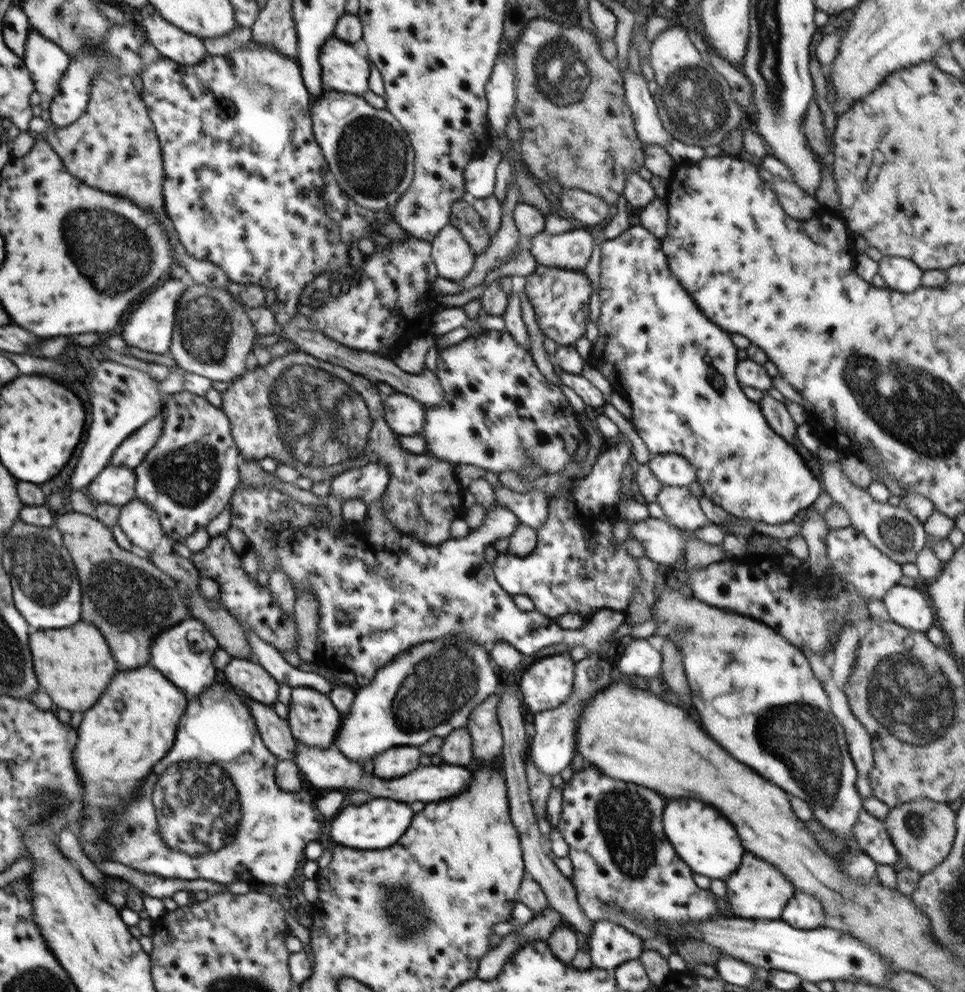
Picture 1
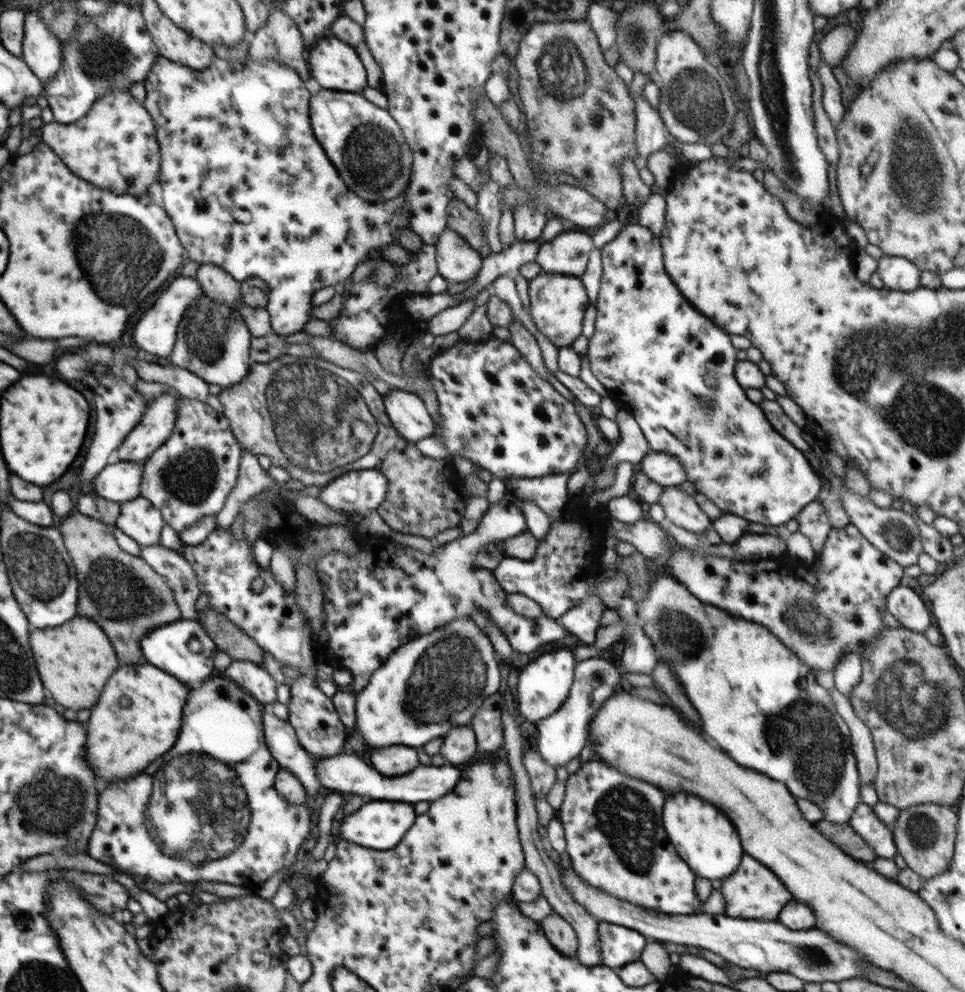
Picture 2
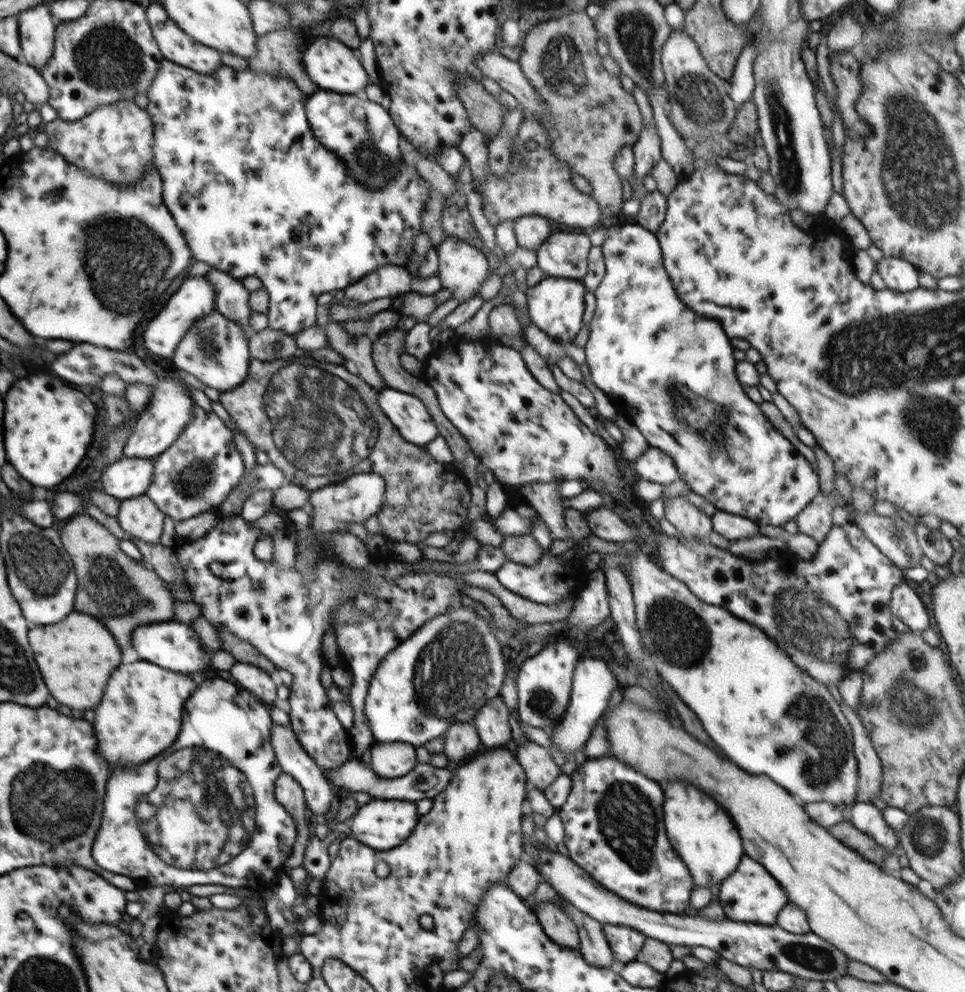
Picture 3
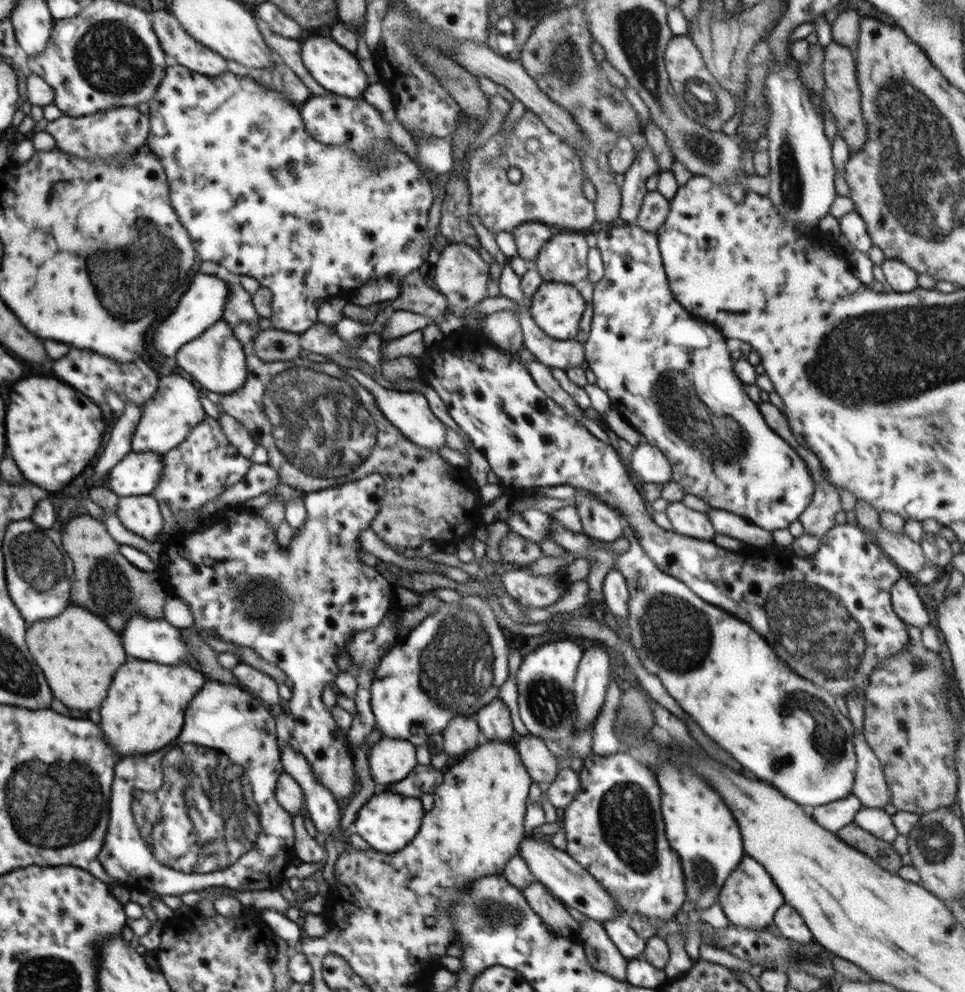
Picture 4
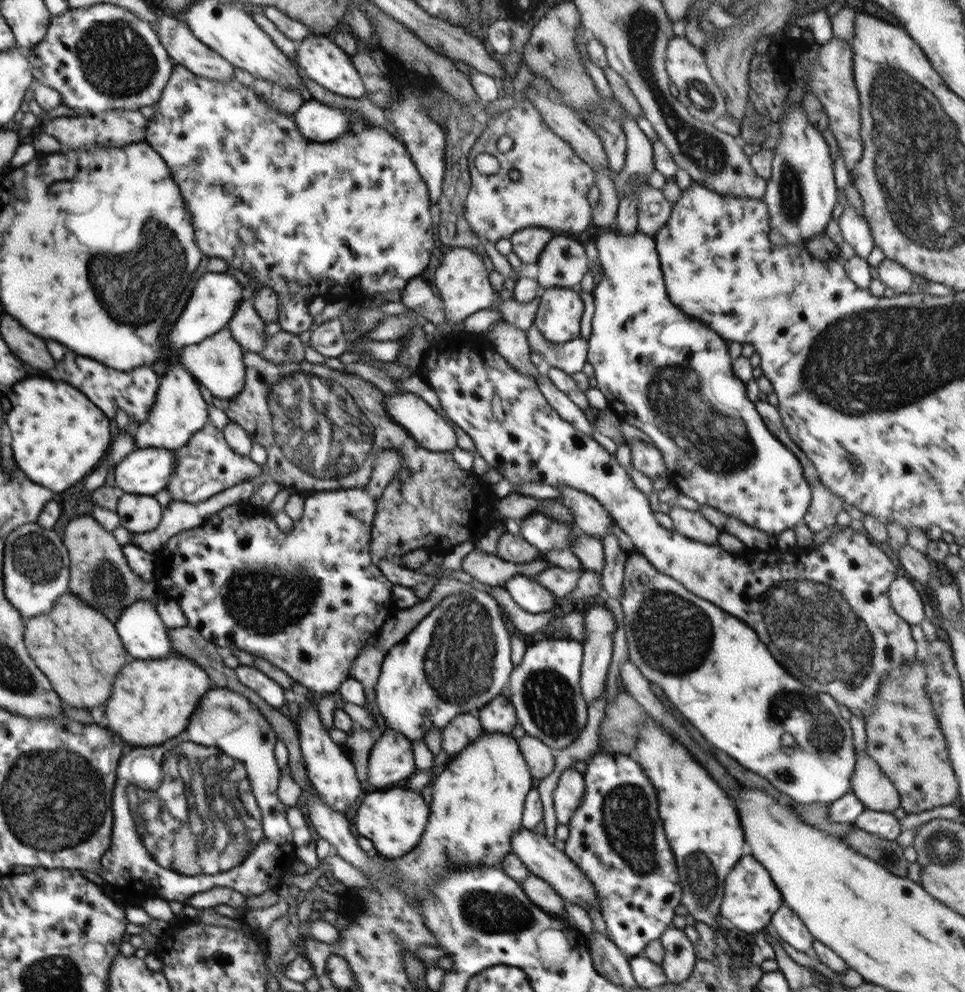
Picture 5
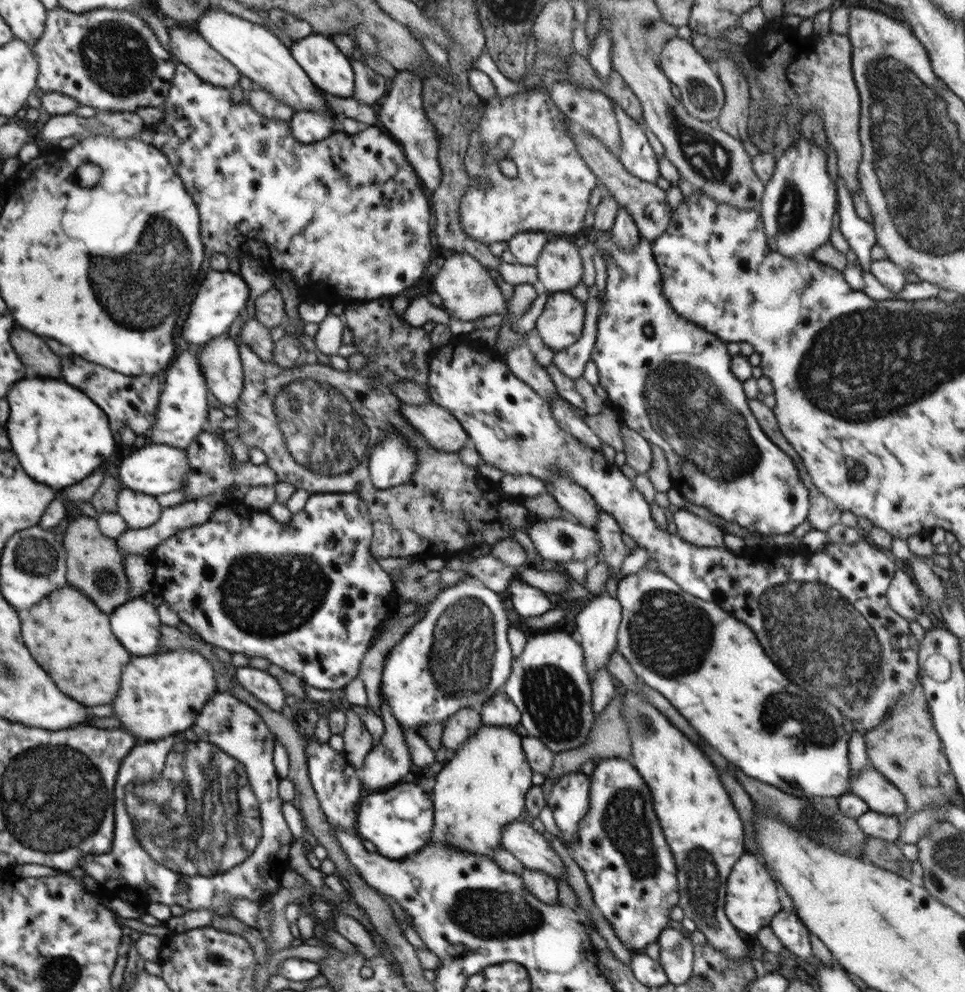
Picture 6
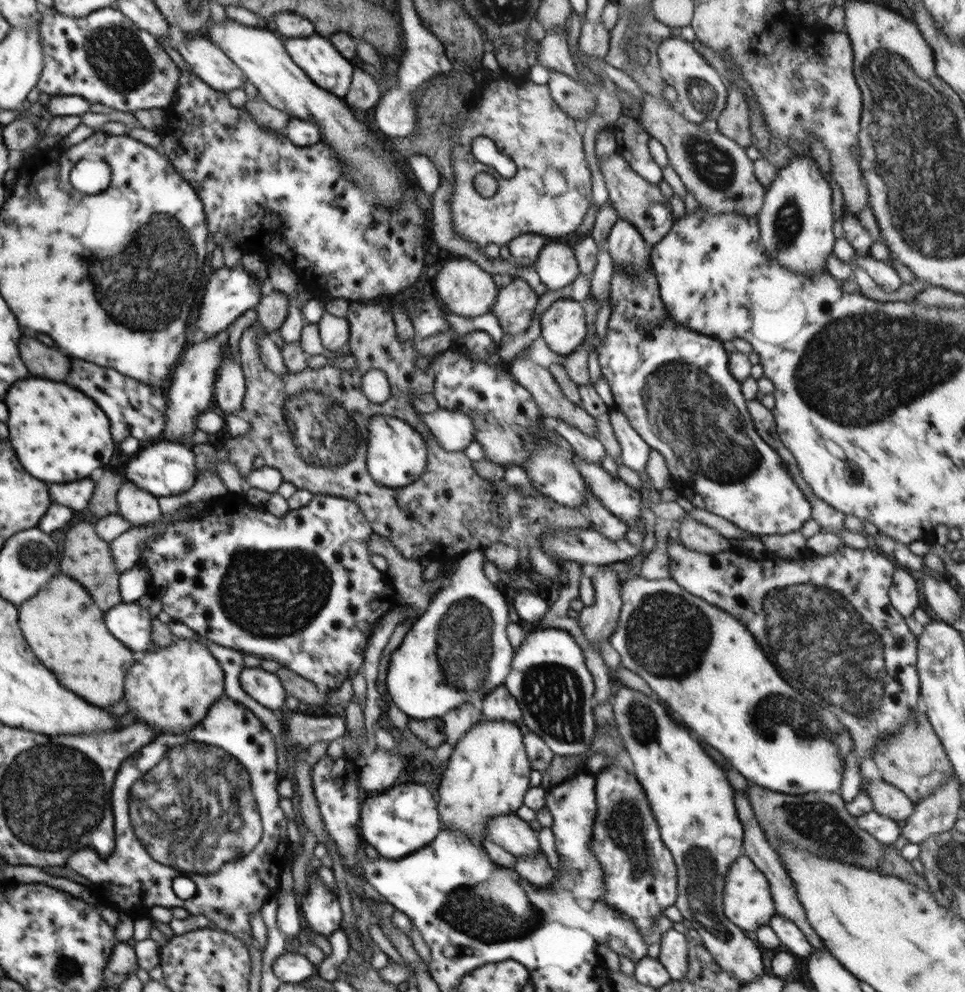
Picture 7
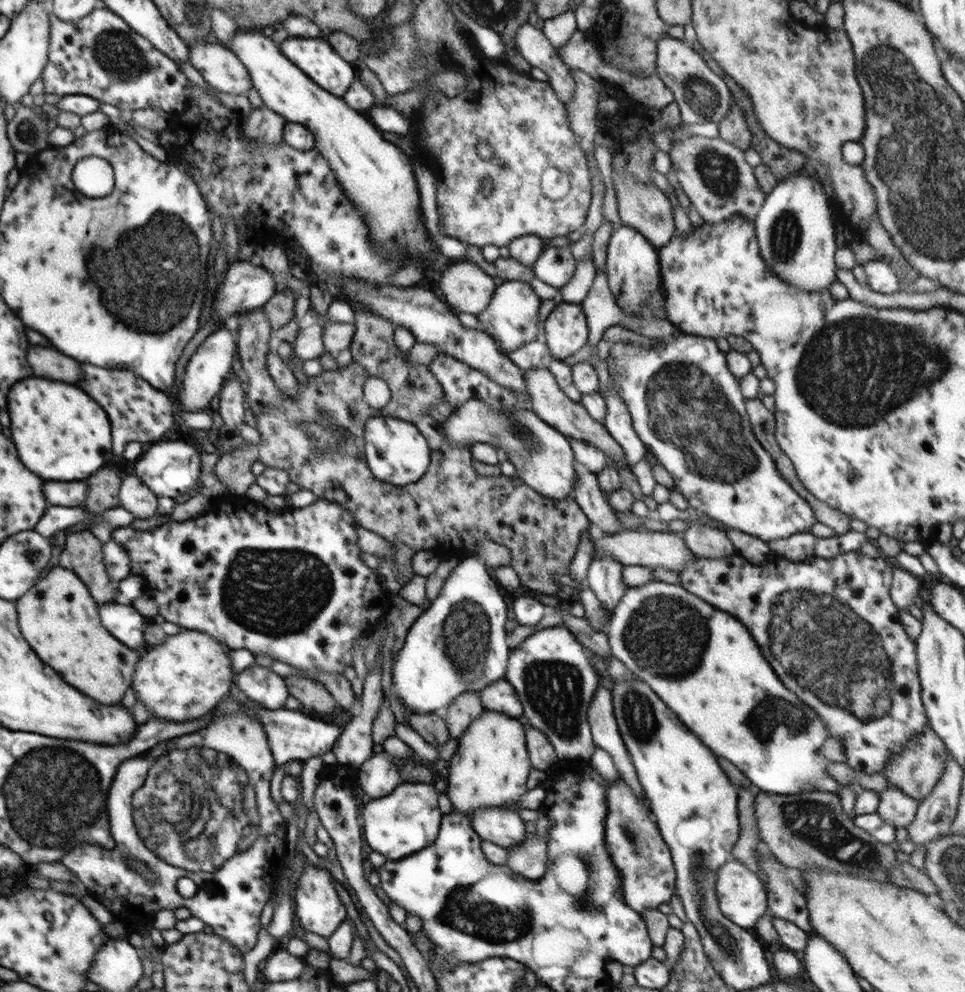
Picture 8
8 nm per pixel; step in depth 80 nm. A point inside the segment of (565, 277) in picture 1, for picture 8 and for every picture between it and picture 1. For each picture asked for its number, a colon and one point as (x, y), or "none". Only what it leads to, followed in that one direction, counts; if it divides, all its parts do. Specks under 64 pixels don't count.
2: (557, 302)
3: (556, 306)
4: (556, 307)
5: (560, 311)
6: (561, 322)
7: (563, 325)
8: (566, 329)

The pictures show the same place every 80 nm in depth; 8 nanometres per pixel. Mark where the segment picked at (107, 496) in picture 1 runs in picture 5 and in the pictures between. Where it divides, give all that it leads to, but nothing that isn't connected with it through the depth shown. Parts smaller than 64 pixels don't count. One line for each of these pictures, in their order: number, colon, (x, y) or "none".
2: (120, 482)
3: (126, 478)
4: (136, 474)
5: (146, 471)

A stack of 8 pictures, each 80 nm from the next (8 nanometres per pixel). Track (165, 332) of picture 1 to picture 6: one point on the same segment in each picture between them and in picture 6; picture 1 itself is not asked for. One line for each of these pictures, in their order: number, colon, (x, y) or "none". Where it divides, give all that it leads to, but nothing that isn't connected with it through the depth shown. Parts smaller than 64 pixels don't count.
2: (155, 332)
3: (195, 298)
4: (203, 304)
5: (216, 296)
6: (222, 296)

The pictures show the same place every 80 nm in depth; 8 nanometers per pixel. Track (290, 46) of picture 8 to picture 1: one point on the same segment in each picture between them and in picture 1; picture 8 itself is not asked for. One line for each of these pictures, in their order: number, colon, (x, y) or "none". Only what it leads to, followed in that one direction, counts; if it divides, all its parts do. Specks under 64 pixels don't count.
1: (342, 70)
2: (335, 65)
3: (331, 65)
4: (336, 69)
5: (324, 62)
6: (331, 71)
7: (316, 55)

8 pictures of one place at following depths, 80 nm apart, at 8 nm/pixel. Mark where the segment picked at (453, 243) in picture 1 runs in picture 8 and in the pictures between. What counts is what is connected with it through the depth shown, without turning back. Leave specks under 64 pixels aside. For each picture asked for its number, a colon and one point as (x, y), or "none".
2: (457, 262)
3: (462, 267)
4: (461, 275)
5: (461, 278)
6: (468, 291)
7: (467, 290)
8: (468, 288)

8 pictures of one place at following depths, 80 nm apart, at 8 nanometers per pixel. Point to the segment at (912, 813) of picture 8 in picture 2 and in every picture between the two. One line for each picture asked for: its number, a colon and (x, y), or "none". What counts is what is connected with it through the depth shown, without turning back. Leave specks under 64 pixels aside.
2: (864, 751)
3: (869, 768)
4: (870, 786)
5: (877, 792)
6: (881, 796)
7: (888, 801)

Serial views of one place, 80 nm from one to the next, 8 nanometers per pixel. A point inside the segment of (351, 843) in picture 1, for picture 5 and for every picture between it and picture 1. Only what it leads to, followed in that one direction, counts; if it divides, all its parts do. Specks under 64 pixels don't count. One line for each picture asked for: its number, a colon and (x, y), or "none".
2: (380, 825)
3: (382, 825)
4: (388, 822)
5: (393, 821)

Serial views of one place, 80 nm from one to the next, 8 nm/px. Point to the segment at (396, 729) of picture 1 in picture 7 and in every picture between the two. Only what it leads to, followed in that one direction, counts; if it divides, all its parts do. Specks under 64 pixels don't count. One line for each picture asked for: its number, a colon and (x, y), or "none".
2: (416, 694)
3: (426, 683)
4: (453, 663)
5: (457, 659)
6: (458, 655)
7: (457, 651)

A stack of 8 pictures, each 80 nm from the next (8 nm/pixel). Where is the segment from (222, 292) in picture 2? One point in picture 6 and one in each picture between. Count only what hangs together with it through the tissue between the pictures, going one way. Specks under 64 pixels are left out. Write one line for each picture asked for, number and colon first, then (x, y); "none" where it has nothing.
3: (232, 300)
4: (239, 313)
5: (246, 326)
6: (255, 335)

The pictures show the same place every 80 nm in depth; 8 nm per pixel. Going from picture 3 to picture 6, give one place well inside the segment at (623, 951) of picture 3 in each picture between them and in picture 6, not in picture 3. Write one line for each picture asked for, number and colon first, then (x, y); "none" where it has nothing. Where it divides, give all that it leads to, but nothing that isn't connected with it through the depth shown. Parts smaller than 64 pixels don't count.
4: (614, 827)
5: (617, 838)
6: (620, 846)

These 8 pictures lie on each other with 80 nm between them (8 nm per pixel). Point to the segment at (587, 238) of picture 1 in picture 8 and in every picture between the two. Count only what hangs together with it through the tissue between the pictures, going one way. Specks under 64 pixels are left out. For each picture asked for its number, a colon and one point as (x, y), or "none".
2: (568, 253)
3: (562, 255)
4: (563, 258)
5: (563, 263)
6: (559, 267)
7: (556, 265)
8: (555, 266)

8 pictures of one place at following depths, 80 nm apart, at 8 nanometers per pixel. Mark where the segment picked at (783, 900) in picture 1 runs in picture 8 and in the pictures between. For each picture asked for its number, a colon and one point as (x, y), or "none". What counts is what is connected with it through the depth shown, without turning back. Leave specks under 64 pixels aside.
2: (753, 892)
3: (751, 894)
4: (749, 898)
5: (751, 898)
6: (751, 901)
7: (747, 900)
8: (742, 898)

